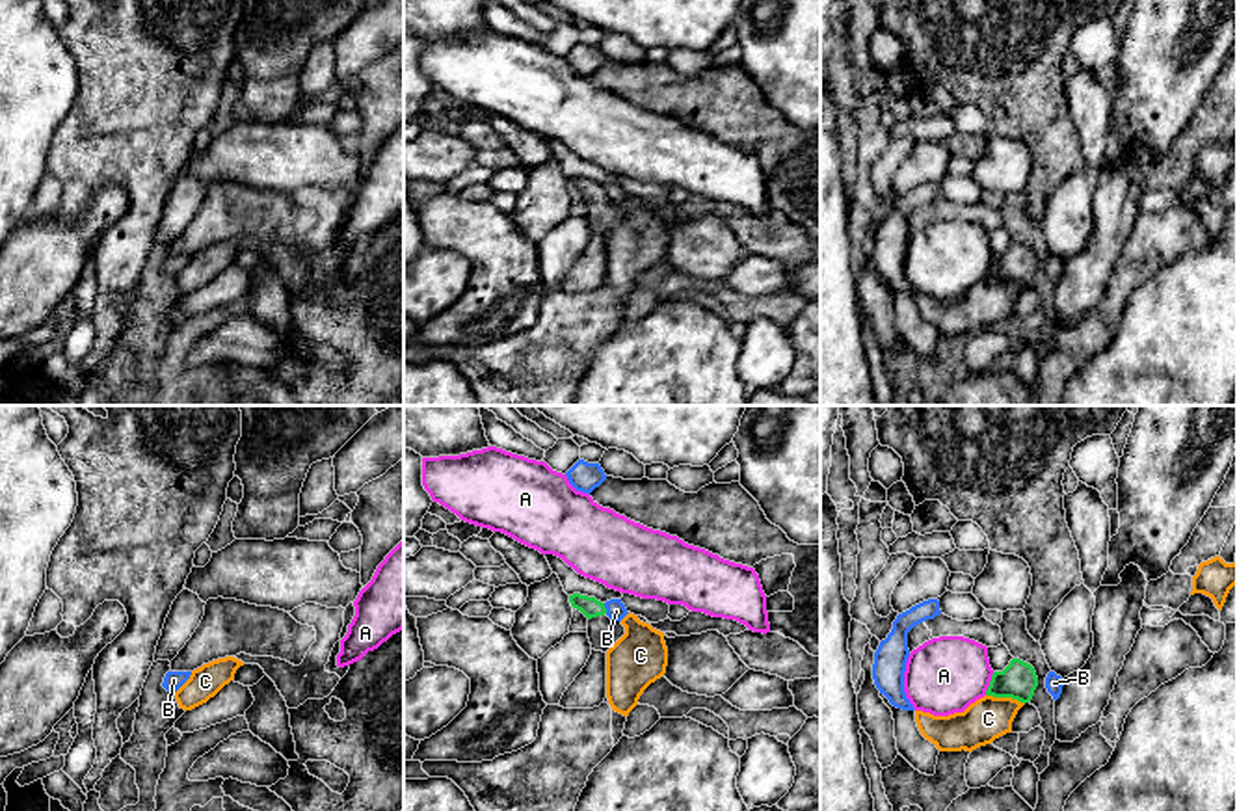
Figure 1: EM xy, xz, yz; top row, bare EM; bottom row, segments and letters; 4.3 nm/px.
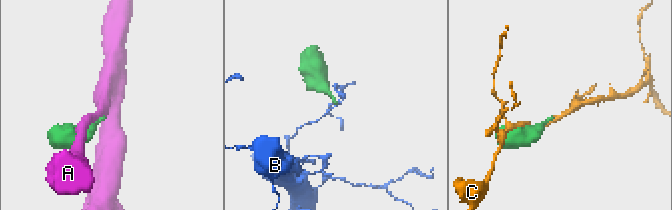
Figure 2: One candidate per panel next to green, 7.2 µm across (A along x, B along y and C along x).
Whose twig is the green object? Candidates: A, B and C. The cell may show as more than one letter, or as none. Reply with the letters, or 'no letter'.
no letter

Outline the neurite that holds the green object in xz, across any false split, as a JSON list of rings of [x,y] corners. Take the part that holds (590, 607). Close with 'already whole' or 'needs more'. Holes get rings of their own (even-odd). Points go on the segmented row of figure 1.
[[[573,593],[569,603],[588,618],[592,649],[606,653],[625,634],[621,621],[610,619],[605,603],[595,597]]]; needs more

